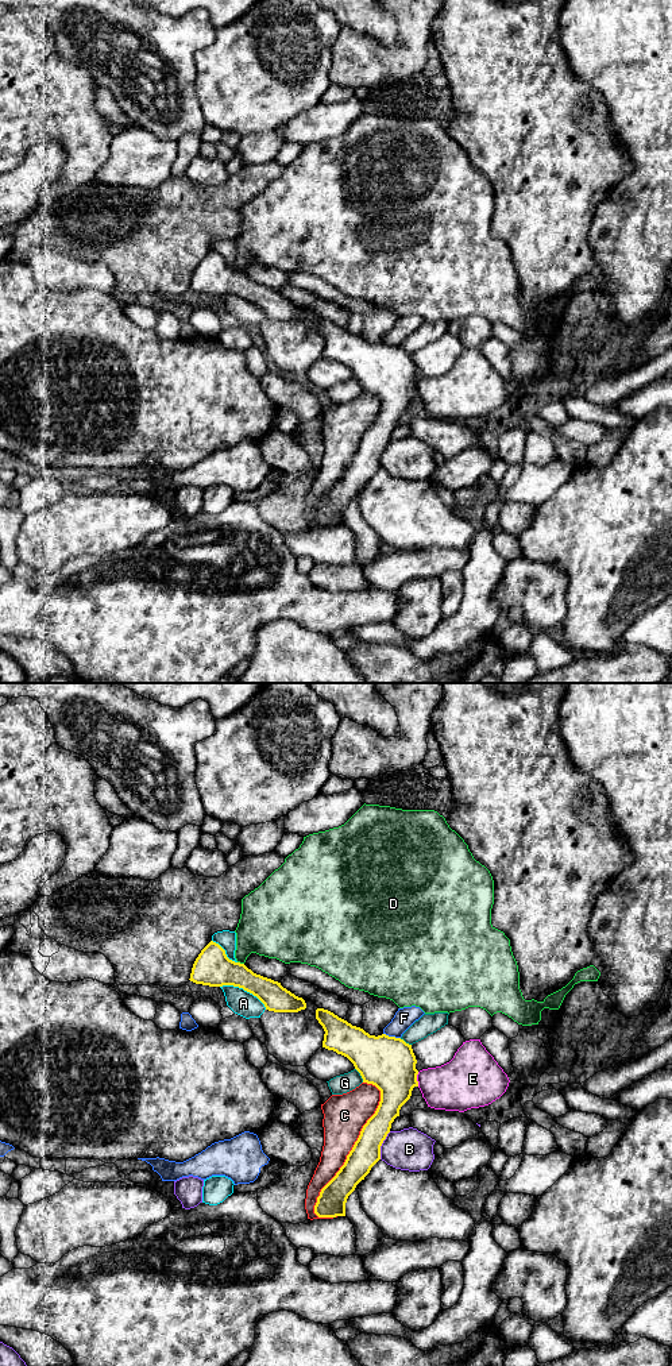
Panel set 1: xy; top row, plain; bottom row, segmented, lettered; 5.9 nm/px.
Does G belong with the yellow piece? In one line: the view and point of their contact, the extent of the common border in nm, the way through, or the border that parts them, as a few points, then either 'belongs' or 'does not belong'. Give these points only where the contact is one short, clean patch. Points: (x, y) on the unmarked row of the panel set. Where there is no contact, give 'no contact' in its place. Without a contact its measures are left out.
contact xy (360, 384); length 100 nm; belongs

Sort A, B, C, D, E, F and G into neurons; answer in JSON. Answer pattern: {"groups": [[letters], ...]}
{"groups": [["A"], ["B"], ["C"], ["D"], ["E"], ["F"], ["G"]]}

